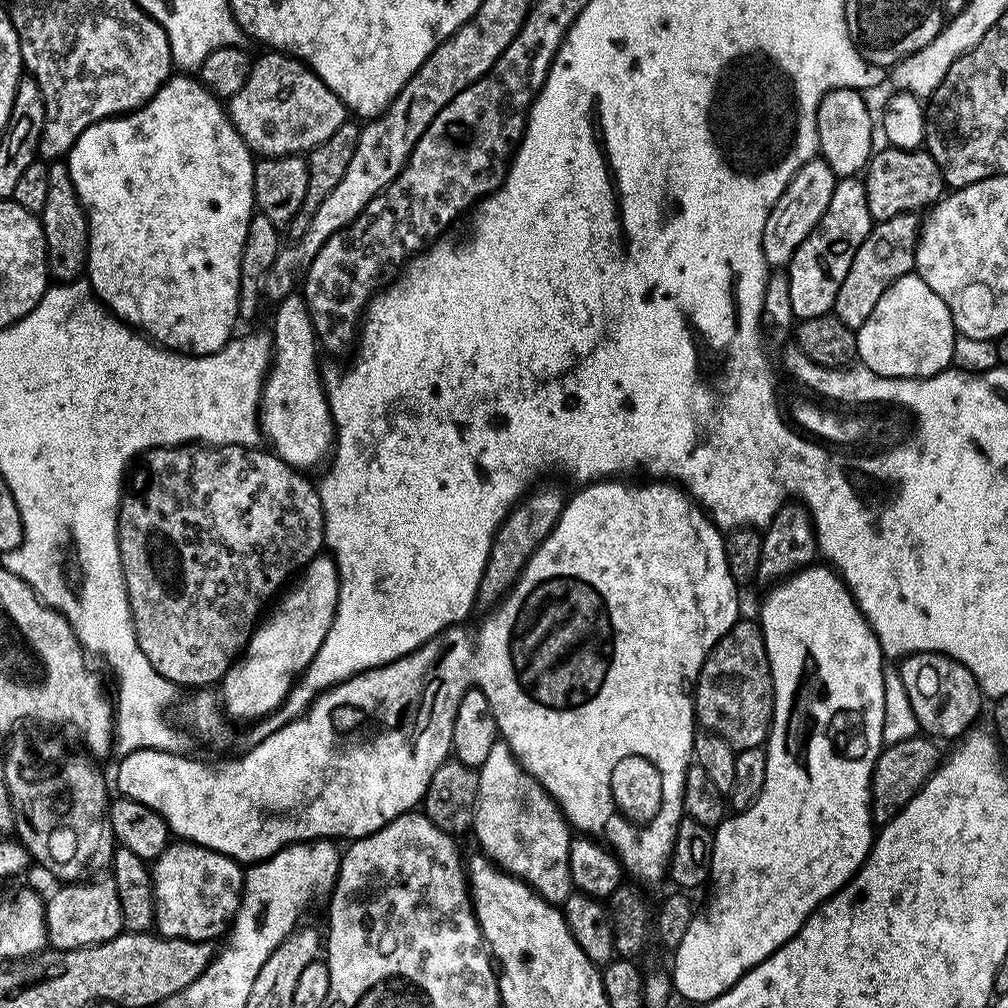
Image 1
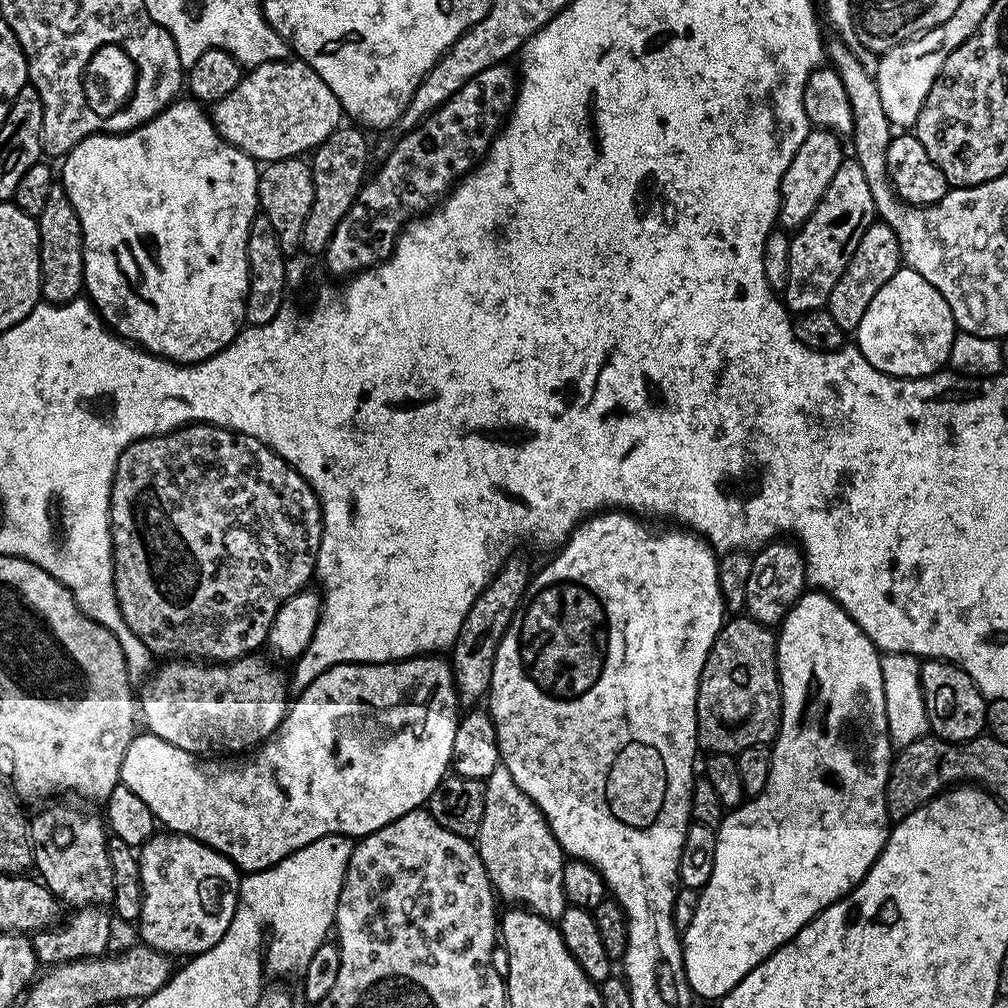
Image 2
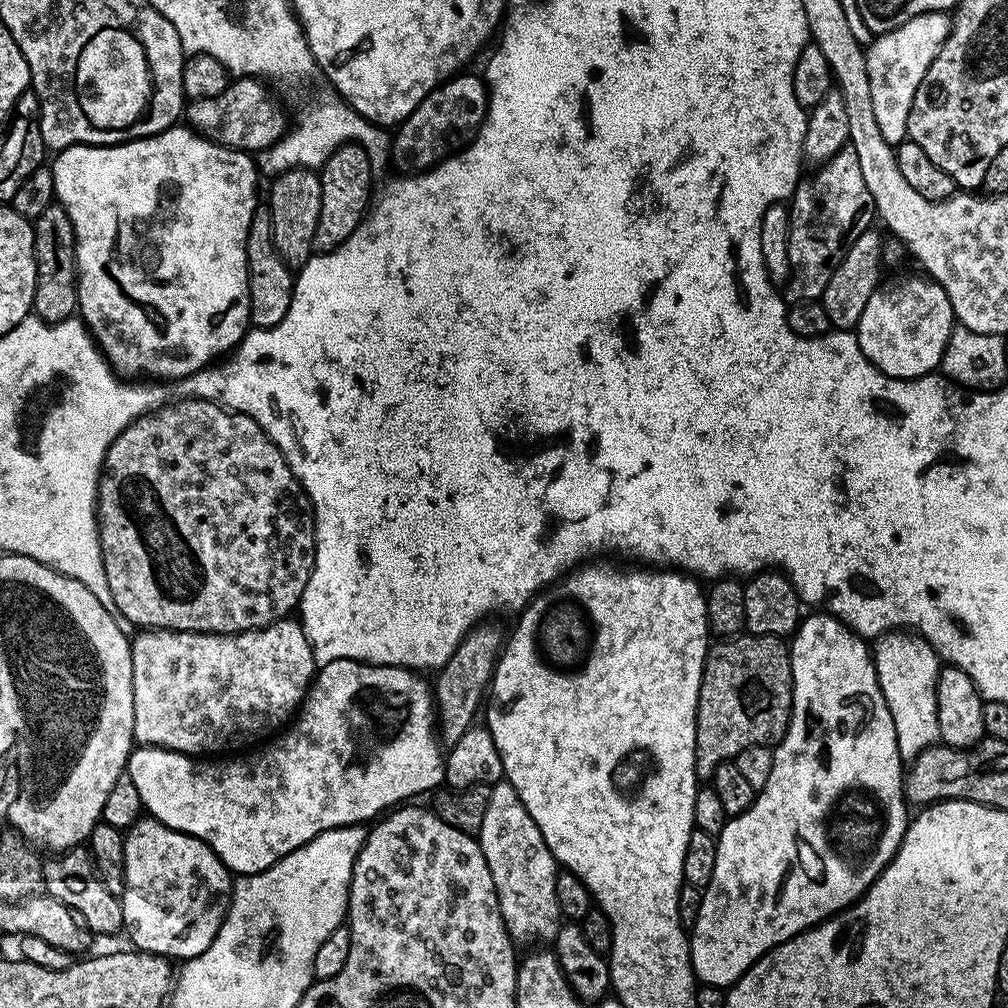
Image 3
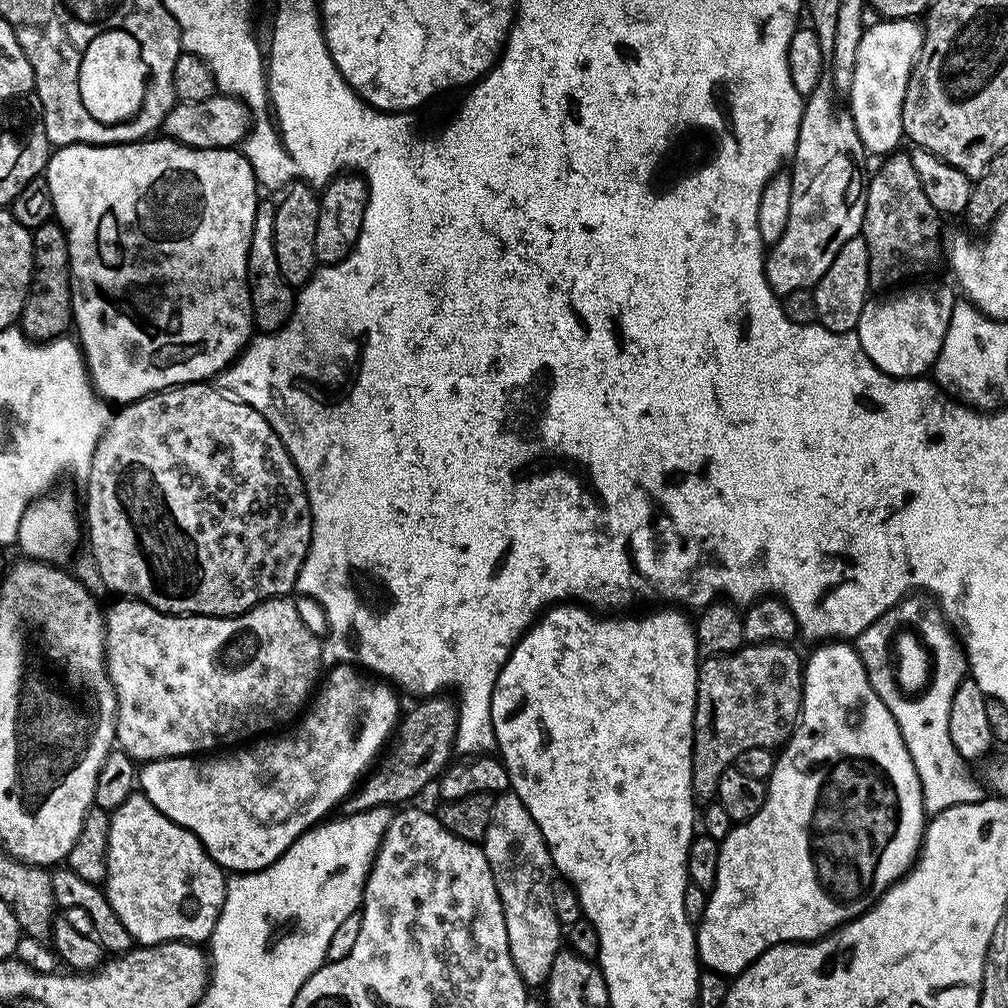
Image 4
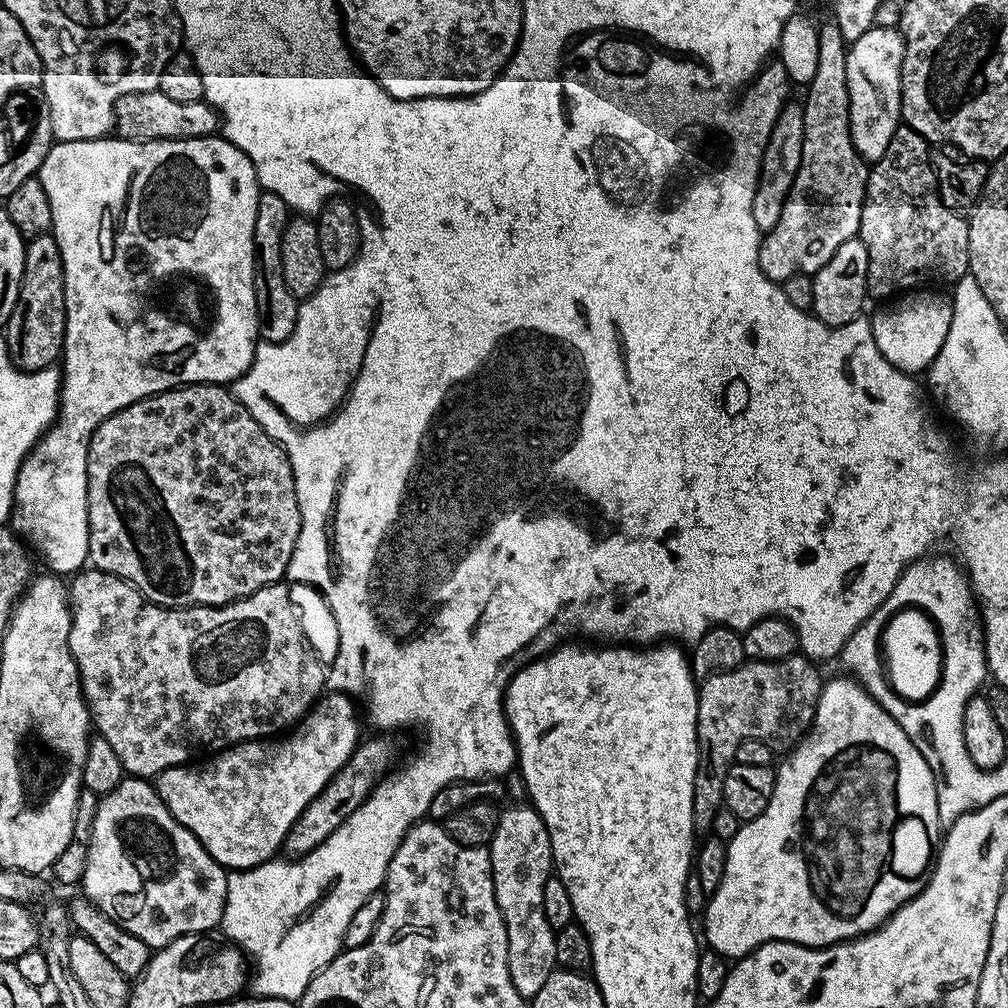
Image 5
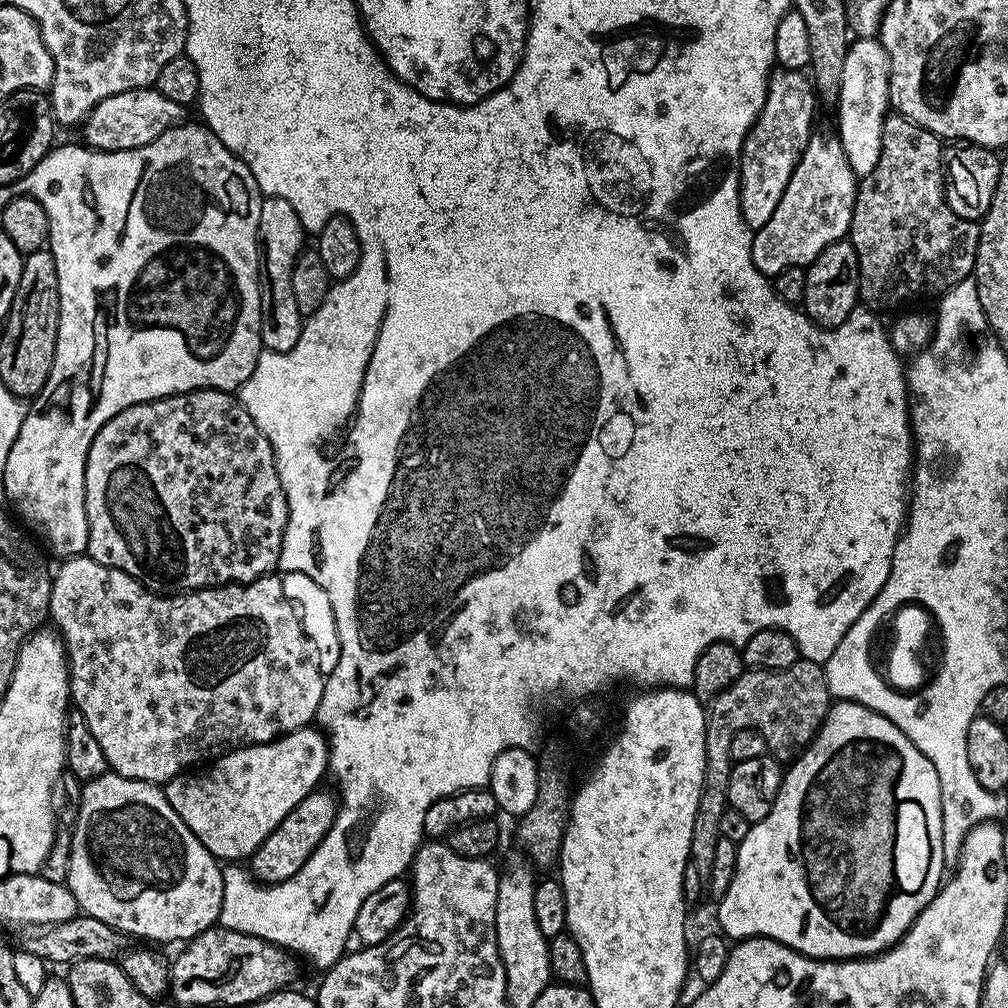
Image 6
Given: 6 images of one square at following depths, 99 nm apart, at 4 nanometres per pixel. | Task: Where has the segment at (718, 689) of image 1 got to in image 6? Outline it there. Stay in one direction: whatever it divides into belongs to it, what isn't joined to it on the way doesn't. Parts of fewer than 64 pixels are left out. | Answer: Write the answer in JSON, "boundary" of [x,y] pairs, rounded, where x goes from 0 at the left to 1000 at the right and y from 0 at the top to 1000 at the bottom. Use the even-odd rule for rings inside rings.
{"boundary":[[[795,653],[788,661],[780,661],[780,665],[739,665],[716,688],[712,688],[701,699],[698,719],[700,720],[700,764],[696,776],[696,788],[692,792],[692,808],[688,808],[688,824],[685,827],[685,847],[683,852],[692,862],[692,871],[698,874],[704,871],[704,862],[708,859],[708,842],[714,834],[712,818],[716,815],[718,803],[722,801],[722,785],[724,776],[716,772],[724,762],[724,732],[737,722],[746,722],[760,736],[762,746],[775,756],[785,756],[806,737],[810,725],[821,711],[821,703],[825,701],[827,692],[821,688],[821,678],[817,668],[817,660]]]}

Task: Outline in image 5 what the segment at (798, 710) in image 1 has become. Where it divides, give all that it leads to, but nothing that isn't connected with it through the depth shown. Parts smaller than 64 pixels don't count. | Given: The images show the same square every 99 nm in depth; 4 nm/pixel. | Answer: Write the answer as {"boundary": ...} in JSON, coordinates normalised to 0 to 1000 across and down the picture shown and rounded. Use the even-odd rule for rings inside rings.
{"boundary":[[[845,673],[840,674],[841,675],[825,675],[822,679],[820,676],[820,678],[814,682],[812,700],[806,713],[806,721],[802,723],[802,727],[798,729],[798,733],[775,753],[779,754],[775,756],[774,762],[771,761],[769,763],[770,775],[768,776],[768,788],[764,788],[764,796],[760,800],[760,804],[756,804],[756,808],[752,812],[735,816],[732,827],[728,827],[728,831],[721,834],[722,846],[720,847],[718,870],[712,879],[712,883],[701,890],[700,900],[696,906],[696,912],[698,912],[698,925],[696,921],[696,929],[697,932],[698,929],[702,932],[701,939],[705,941],[705,943],[723,950],[733,950],[747,944],[749,940],[755,940],[757,937],[762,937],[766,933],[779,933],[785,937],[798,937],[801,940],[819,940],[823,937],[836,937],[838,933],[848,933],[850,929],[857,929],[860,925],[869,924],[869,922],[874,920],[878,913],[882,913],[900,893],[906,893],[906,891],[921,878],[921,872],[925,870],[925,863],[929,855],[929,847],[935,836],[935,822],[933,813],[931,812],[931,792],[929,791],[929,773],[923,764],[923,760],[919,756],[919,752],[915,752],[911,740],[907,740],[907,736],[903,736],[903,732],[899,732],[895,720],[891,720],[891,716],[887,716],[887,712],[881,705],[878,704],[853,678]]]}

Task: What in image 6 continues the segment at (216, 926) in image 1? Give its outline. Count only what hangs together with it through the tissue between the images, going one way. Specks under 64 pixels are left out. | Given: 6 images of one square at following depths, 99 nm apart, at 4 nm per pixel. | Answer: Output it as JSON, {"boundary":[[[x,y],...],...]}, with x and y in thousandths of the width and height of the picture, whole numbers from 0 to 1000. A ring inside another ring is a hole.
{"boundary":[[[110,764],[102,766],[97,772],[86,775],[79,786],[79,803],[75,806],[75,817],[70,818],[71,838],[69,839],[69,863],[67,864],[66,878],[73,887],[76,898],[86,908],[105,915],[110,921],[116,921],[118,925],[124,925],[129,931],[140,929],[143,935],[159,935],[155,933],[179,933],[186,935],[191,933],[196,927],[200,927],[205,921],[211,920],[222,901],[222,869],[218,866],[219,858],[213,849],[210,849],[200,839],[200,835],[177,812],[173,800],[163,791],[162,785],[156,779],[147,778],[143,774],[130,774],[119,770]]]}

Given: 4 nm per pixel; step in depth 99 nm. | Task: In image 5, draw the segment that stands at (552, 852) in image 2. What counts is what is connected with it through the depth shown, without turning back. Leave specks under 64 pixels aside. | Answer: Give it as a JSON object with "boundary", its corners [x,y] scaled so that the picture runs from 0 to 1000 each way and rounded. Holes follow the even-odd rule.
{"boundary":[[[520,798],[504,803],[501,801],[497,805],[494,823],[490,823],[490,831],[484,841],[484,850],[488,856],[490,891],[502,919],[506,974],[510,974],[510,982],[526,994],[534,982],[542,978],[542,970],[553,963],[554,957],[550,942],[552,926],[546,915],[542,915],[542,907],[538,903],[538,883],[550,865],[546,827],[531,802]]]}

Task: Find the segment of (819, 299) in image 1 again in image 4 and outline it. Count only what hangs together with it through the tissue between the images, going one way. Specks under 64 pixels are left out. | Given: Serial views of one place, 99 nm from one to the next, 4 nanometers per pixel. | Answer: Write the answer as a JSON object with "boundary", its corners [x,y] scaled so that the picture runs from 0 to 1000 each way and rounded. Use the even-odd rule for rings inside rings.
{"boundary":[[[813,78],[798,100],[798,112],[794,122],[794,132],[790,142],[790,150],[784,156],[784,217],[780,220],[780,228],[772,240],[765,243],[758,260],[758,274],[762,283],[771,294],[788,292],[788,288],[803,288],[823,268],[823,260],[839,244],[844,234],[854,233],[857,224],[857,197],[861,195],[859,174],[857,175],[857,143],[851,137],[851,129],[845,120],[845,112],[840,106],[829,105],[831,92],[824,78]]]}

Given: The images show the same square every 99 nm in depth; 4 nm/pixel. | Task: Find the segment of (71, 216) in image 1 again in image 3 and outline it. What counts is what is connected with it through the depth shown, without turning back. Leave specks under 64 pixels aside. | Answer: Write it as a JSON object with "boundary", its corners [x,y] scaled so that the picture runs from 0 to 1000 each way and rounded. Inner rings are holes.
{"boundary":[[[53,200],[32,222],[36,249],[36,287],[32,297],[32,310],[45,321],[57,321],[76,313],[75,300],[75,233],[73,220],[65,212],[63,203]]]}

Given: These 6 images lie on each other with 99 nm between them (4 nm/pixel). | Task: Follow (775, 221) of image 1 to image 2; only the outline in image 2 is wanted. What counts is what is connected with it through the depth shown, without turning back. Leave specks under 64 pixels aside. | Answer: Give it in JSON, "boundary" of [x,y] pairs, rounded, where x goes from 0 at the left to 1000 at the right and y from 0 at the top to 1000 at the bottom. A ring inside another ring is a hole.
{"boundary":[[[807,126],[802,132],[800,141],[792,145],[792,153],[780,165],[780,173],[774,182],[774,209],[772,211],[772,222],[775,227],[789,228],[797,224],[800,216],[808,212],[808,206],[812,200],[815,200],[815,192],[827,181],[827,173],[831,173],[831,165],[839,157],[839,151],[833,144],[834,136],[818,127]]]}

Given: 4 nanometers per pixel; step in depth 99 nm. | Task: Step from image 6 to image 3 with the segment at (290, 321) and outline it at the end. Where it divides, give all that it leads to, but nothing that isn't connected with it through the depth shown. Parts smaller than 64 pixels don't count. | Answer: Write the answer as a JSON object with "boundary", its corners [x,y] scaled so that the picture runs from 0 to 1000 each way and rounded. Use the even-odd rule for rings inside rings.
{"boundary":[[[265,204],[255,205],[248,220],[248,228],[244,236],[244,260],[246,261],[246,305],[247,318],[256,325],[271,325],[284,315],[284,308],[288,308],[291,267],[285,266],[272,244],[272,224],[270,213]]]}

